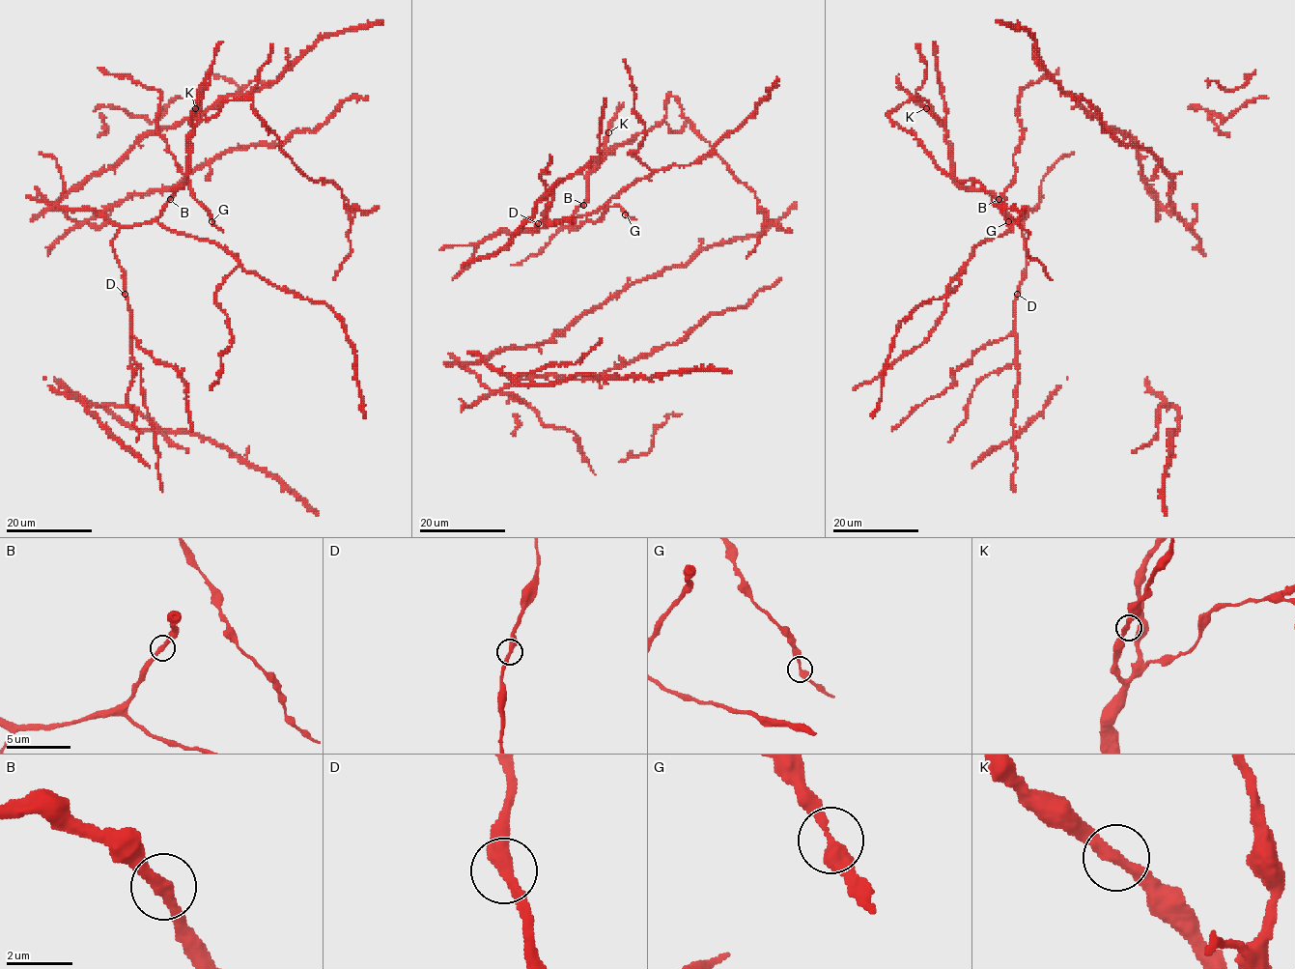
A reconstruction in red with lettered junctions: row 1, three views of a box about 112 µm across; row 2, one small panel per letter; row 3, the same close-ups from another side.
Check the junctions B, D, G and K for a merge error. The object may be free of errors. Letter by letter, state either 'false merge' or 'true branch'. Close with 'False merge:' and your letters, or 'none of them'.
B: true branch
D: true branch
G: true branch
K: true branch
False merge: none of them

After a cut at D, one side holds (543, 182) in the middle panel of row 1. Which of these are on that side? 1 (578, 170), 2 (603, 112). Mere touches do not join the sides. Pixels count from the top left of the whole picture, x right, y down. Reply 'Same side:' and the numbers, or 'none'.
Same side: 1, 2

